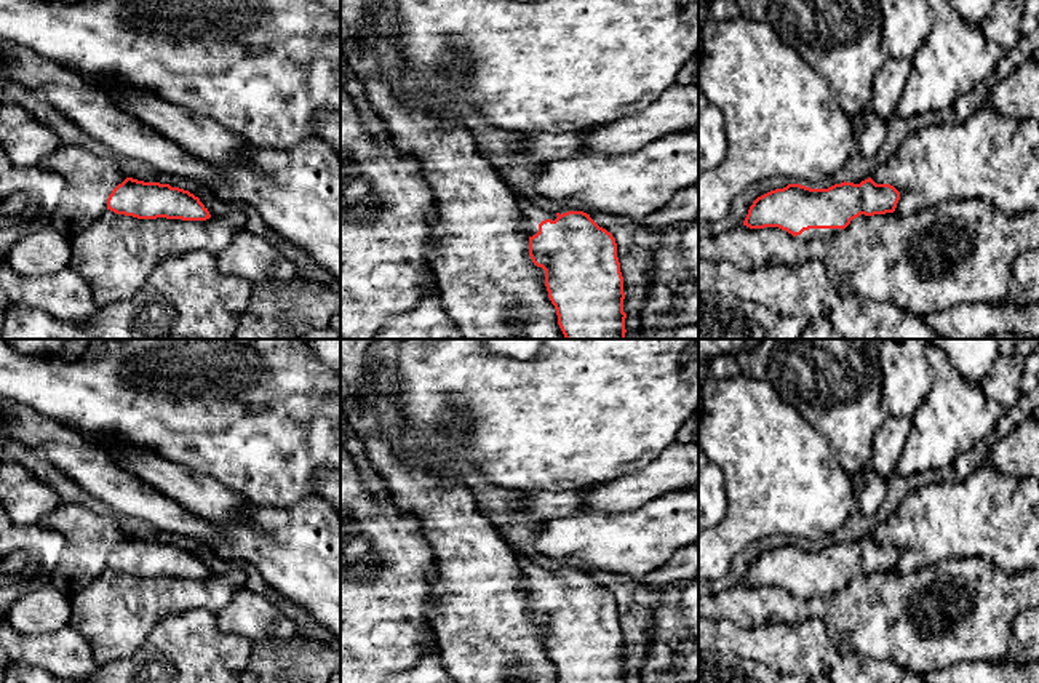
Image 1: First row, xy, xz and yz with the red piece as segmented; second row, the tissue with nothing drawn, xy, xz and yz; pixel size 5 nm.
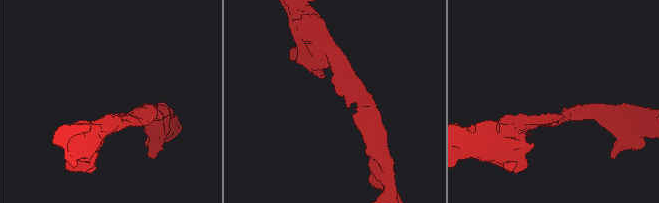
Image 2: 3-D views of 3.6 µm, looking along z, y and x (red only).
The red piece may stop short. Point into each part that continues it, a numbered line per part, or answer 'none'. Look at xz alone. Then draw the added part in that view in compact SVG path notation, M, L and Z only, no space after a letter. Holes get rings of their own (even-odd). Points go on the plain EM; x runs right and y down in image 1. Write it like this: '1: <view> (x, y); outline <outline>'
1: xz (533, 573); outline M524 558L523 561L518 563L520 565L520 569L523 573L523 579L524 579L524 584L523 584L523 589L532 595L539 590L539 582L545 577L551 577L555 579L559 573L563 571L567 571L567 569L580 569L577 566L564 566L564 568L559 568L559 569L548 569L548 568L542 568L540 565L537 565L532 558Z

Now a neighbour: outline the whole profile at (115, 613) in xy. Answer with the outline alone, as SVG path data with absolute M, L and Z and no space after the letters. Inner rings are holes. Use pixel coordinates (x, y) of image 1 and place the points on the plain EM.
M105 568L88 585L70 595L69 625L86 640L94 662L104 665L133 656L165 617L198 608L217 614L245 585L245 568L206 579L137 577Z

